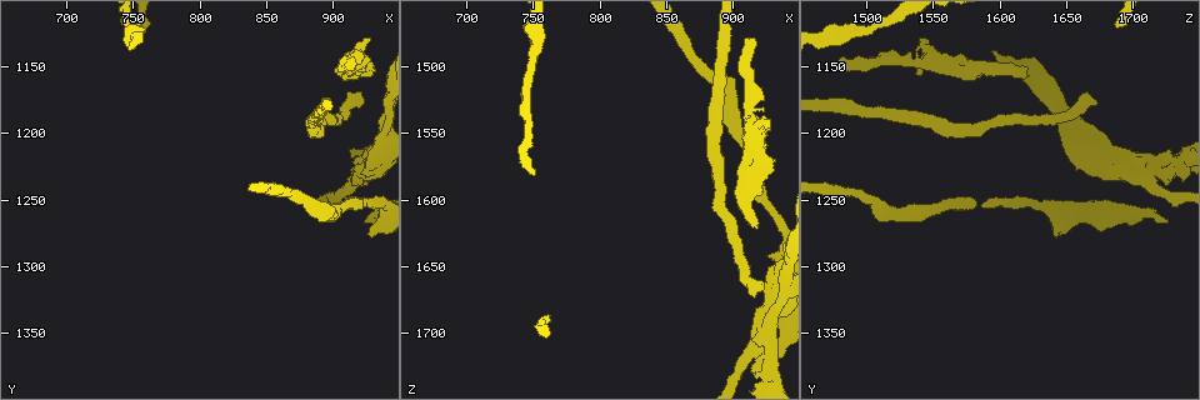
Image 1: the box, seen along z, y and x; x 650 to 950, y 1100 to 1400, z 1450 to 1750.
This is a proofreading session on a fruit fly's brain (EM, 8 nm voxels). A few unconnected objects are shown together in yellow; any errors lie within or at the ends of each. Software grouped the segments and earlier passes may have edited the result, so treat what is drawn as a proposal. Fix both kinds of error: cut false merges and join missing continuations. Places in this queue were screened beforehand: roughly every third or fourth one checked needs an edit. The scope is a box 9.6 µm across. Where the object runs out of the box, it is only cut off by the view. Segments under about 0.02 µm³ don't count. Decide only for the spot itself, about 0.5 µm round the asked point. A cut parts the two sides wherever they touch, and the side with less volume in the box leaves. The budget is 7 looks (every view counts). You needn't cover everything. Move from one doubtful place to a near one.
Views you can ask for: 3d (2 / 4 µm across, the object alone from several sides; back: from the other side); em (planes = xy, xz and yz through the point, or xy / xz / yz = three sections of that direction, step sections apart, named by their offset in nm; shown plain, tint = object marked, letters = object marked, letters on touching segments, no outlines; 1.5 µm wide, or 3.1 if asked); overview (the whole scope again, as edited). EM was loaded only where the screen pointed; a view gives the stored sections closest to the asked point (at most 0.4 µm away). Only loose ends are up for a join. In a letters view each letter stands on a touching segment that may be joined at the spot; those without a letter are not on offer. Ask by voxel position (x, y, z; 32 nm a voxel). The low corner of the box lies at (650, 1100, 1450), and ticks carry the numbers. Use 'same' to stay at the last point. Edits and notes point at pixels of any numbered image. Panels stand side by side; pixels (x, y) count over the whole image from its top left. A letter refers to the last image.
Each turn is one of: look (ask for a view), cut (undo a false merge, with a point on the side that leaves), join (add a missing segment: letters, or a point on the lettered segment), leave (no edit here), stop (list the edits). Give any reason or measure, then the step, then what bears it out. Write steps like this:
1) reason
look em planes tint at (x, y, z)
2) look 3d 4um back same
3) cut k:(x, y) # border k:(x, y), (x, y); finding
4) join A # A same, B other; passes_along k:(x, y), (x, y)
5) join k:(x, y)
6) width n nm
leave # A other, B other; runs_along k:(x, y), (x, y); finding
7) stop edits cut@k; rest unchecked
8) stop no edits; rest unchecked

free end
look 3d 4um at (926, 1266, 1726)

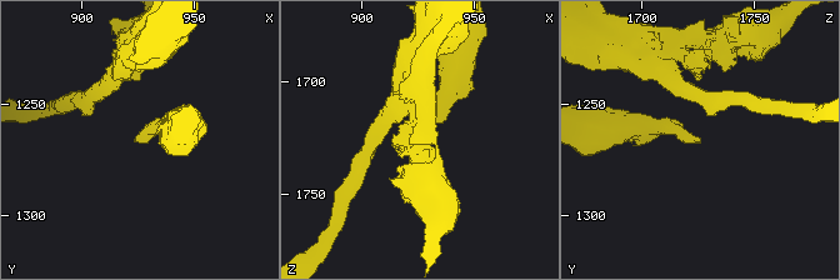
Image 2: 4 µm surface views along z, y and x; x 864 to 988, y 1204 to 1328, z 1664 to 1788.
shape alone is not enough
look em yz step 4 letters at (927, 1267, 1727)

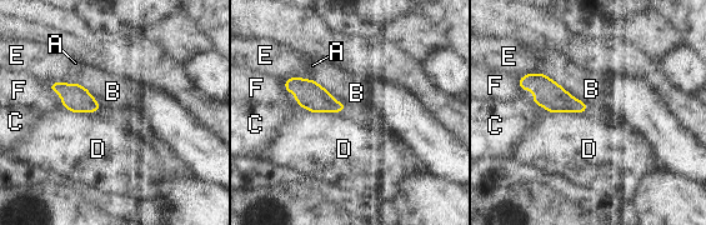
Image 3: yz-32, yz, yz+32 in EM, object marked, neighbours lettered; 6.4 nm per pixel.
leave # A other, B other, C other, D other, E other, F other; no lettered segment goes on from it

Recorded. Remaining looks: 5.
branch stops here
look em planes letters at (914, 1160, 1622)

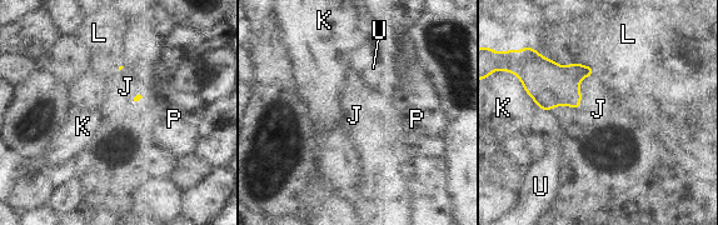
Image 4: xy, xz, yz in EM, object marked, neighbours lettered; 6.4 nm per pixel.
leave # J other, K other, L other, P other, U other; border 4:(593, 74), (581, 79), (579, 106); no lettered segment goes on from it

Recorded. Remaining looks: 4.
branch stops here
look 3d 4um at (928, 1130, 1542)

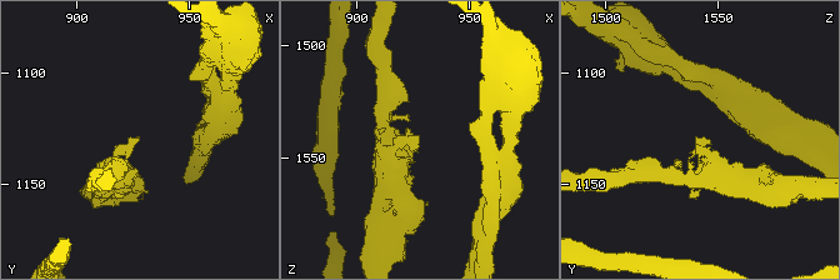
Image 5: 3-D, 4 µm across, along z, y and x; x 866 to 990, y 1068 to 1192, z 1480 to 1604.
shape alone is not enough
look em yz step 8 tint at (927, 1128, 1541)

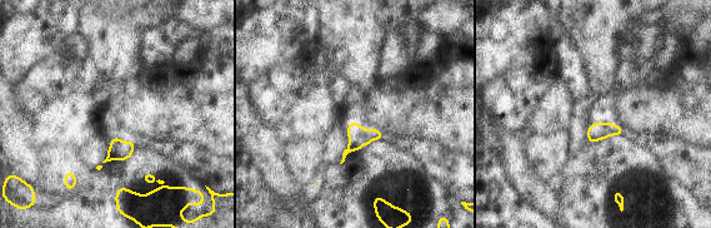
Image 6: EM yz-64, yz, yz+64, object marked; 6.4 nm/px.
look em planes letters same

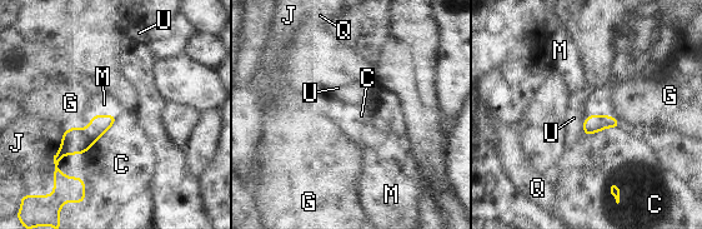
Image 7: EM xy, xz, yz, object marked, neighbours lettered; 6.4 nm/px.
leave # C other, G other, J other, M other, Q other, U other; runs_along 7:(113, 118), (75, 140), (56, 159); none of them fits

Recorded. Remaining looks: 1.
stop no edits; rest unchecked

